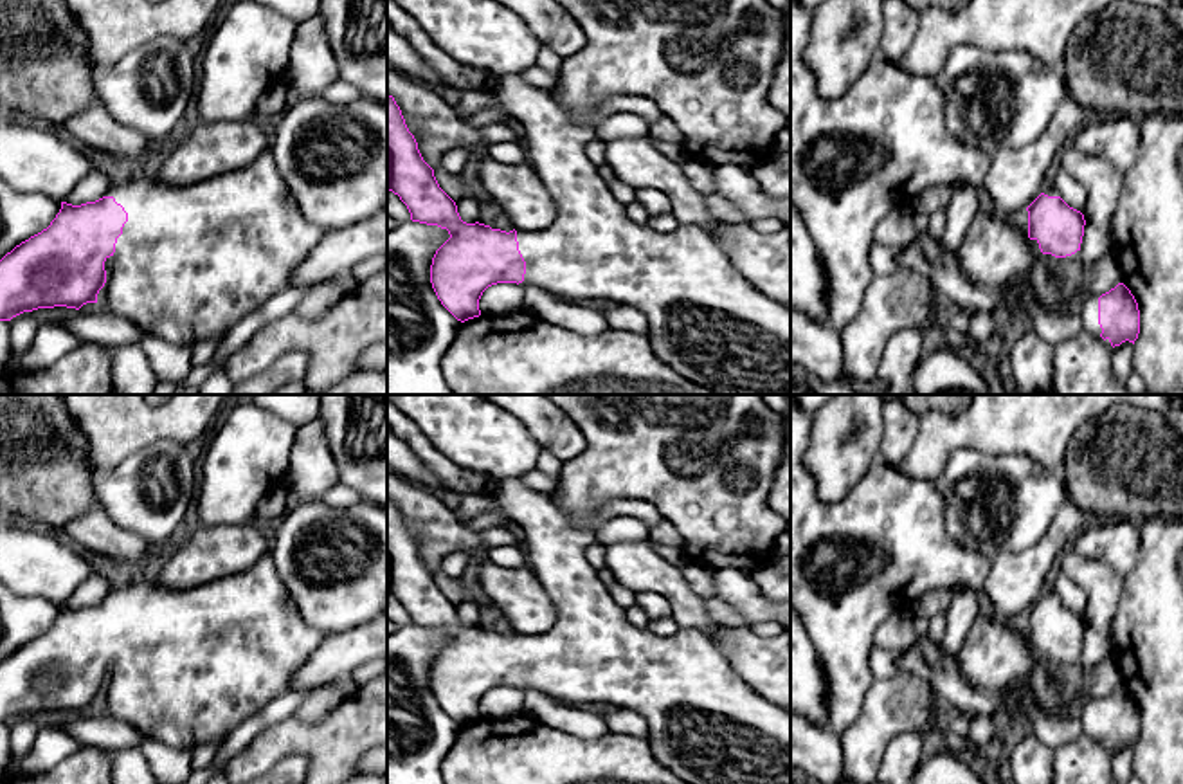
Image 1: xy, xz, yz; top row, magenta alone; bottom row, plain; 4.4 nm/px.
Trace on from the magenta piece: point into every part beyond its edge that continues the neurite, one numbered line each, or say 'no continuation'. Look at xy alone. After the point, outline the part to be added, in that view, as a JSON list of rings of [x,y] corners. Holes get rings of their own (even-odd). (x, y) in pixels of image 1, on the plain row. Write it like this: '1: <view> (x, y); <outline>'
1: xy (193, 664); [[[270,555],[261,557],[250,570],[194,588],[169,589],[155,579],[137,580],[113,589],[106,600],[124,611],[128,625],[117,642],[115,656],[104,665],[101,708],[131,725],[142,737],[180,750],[194,750],[229,735],[275,696],[290,692],[293,674],[326,638],[324,631],[303,620]]]

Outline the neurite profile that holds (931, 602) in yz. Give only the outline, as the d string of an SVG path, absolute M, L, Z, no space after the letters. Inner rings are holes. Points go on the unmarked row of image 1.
M929 589L926 591L915 604L915 613L931 618L938 613L945 613L949 606L949 593L944 589Z

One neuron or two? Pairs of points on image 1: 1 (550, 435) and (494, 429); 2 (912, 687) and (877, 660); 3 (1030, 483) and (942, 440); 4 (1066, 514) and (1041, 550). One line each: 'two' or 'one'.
1: two
2: two
3: two
4: one

